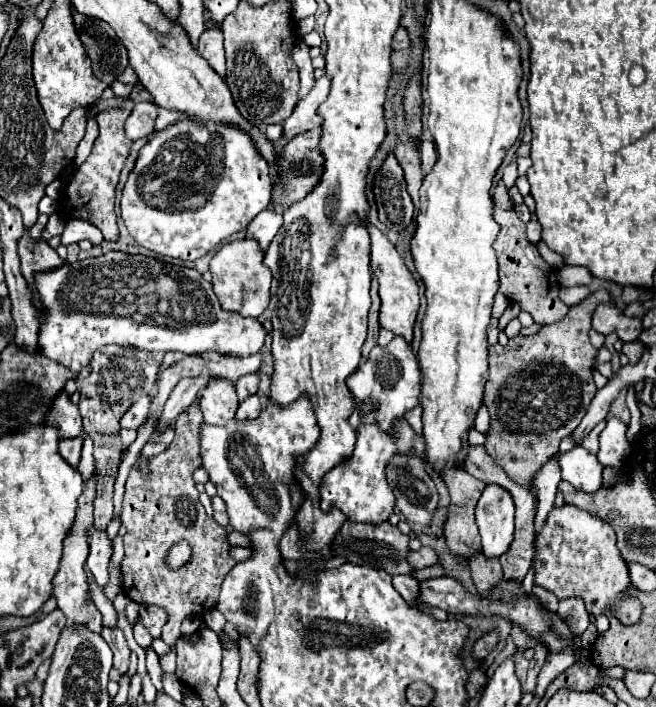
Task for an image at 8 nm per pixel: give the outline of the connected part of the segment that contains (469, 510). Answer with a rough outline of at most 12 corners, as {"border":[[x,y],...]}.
{"border":[[459,466],[443,468],[451,494],[445,538],[453,554],[481,548],[473,508],[483,482]]}

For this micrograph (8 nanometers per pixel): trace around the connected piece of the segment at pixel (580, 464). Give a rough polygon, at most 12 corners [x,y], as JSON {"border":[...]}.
{"border":[[575,446],[557,458],[561,478],[583,492],[601,488],[595,454]]}

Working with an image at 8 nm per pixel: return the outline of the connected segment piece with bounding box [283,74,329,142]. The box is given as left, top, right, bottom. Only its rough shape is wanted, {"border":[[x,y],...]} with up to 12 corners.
{"border":[[329,76],[315,80],[283,124],[285,142],[321,126]]}

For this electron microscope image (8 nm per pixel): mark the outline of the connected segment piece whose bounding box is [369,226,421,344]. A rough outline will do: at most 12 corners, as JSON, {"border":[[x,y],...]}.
{"border":[[375,226],[371,268],[379,280],[379,324],[409,344],[419,286]]}

